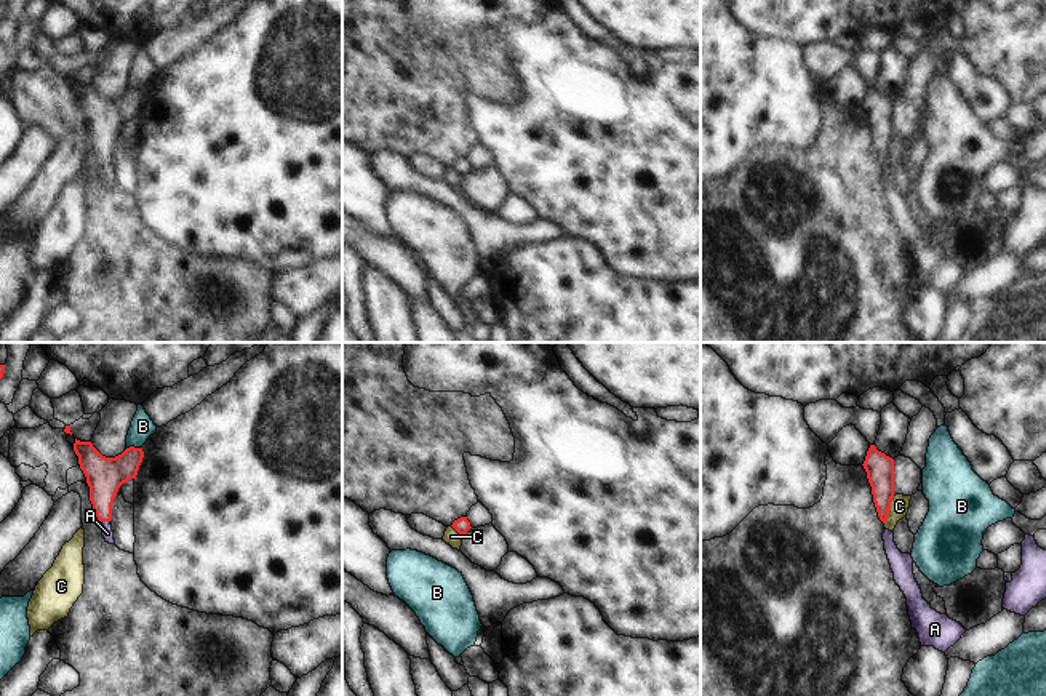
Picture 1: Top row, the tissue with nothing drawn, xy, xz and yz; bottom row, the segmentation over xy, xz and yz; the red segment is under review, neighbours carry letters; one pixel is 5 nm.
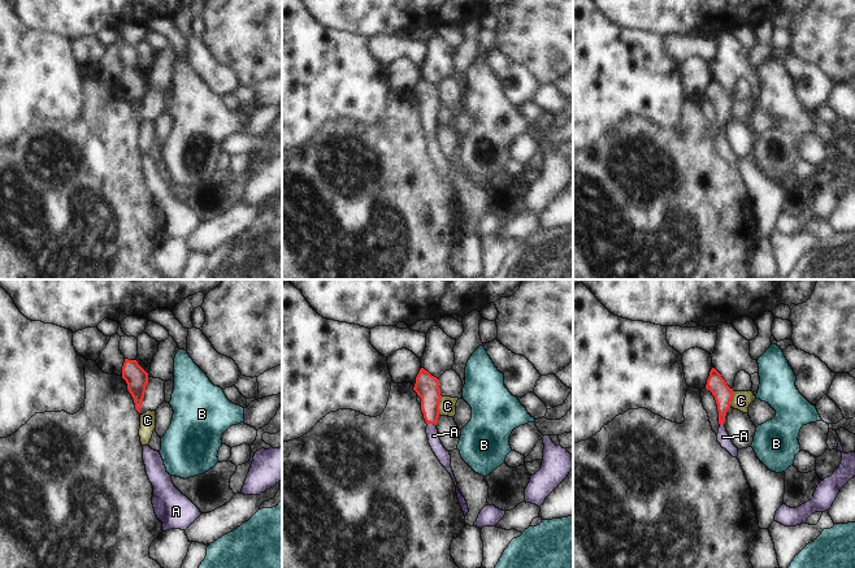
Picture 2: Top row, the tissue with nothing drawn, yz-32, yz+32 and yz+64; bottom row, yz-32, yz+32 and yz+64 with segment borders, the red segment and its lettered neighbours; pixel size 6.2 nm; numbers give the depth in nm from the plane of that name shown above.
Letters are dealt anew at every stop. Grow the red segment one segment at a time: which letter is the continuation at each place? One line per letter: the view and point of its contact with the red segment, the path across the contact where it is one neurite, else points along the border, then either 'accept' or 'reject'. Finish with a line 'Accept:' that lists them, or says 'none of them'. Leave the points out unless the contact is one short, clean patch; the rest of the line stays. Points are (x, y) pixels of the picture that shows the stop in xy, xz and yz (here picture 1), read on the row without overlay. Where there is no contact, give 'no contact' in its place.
A: xy (106, 162) | across xy (104, 117), (106, 162), (107, 175) | accept
B: xy (133, 88) | along xy (141, 88), (127, 90) | reject
C: yz (888, 152) | along yz (894, 138), (885, 165) | reject
Accept: A

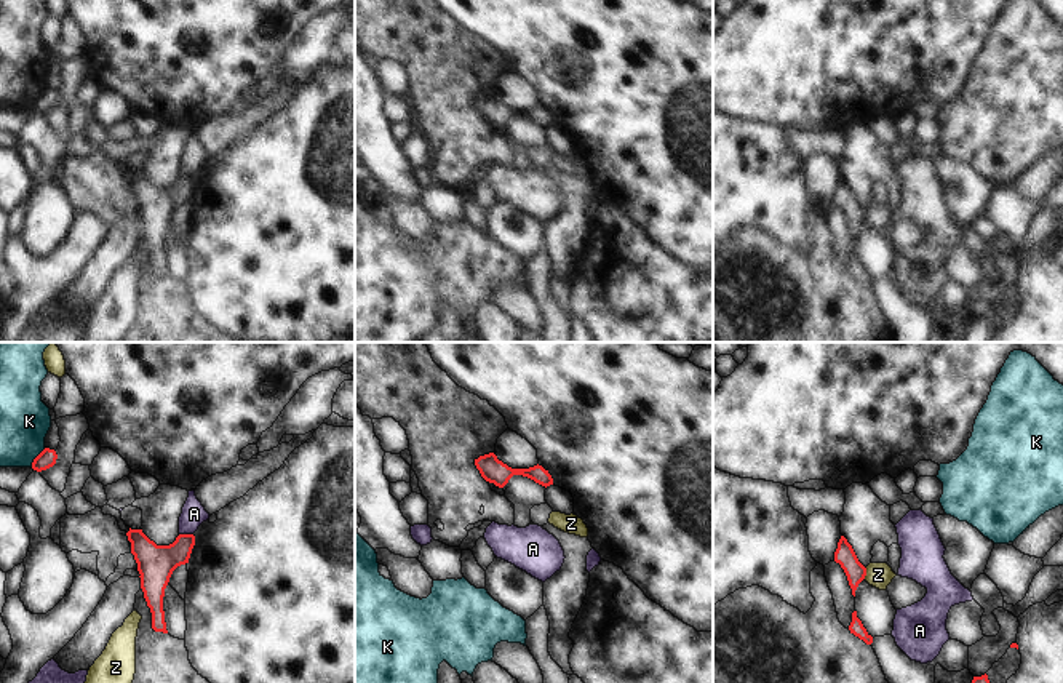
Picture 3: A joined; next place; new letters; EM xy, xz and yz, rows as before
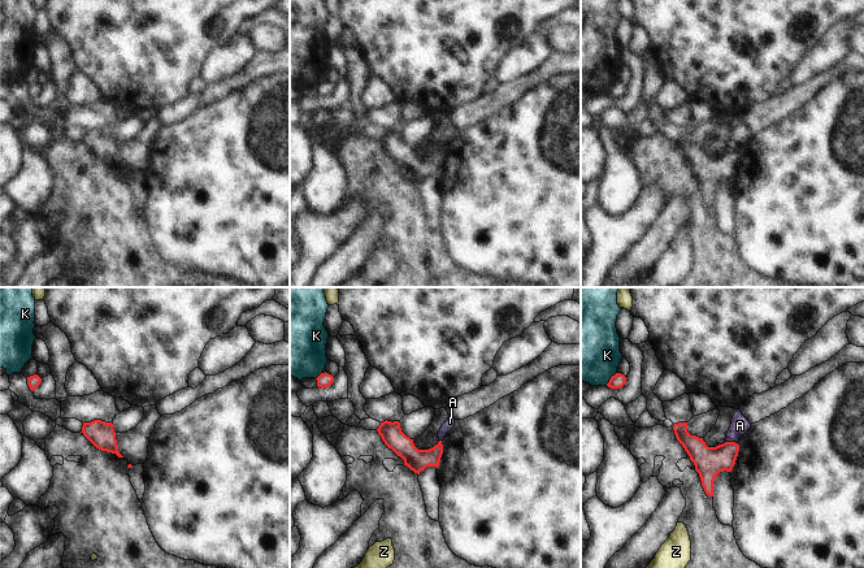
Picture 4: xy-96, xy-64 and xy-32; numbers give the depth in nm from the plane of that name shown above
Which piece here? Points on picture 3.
A: xy (186, 176) | reject
K: xy (35, 99) | reject
Z: yz (865, 215) | along yz (867, 210), (863, 219) | reject
Accept: none of them

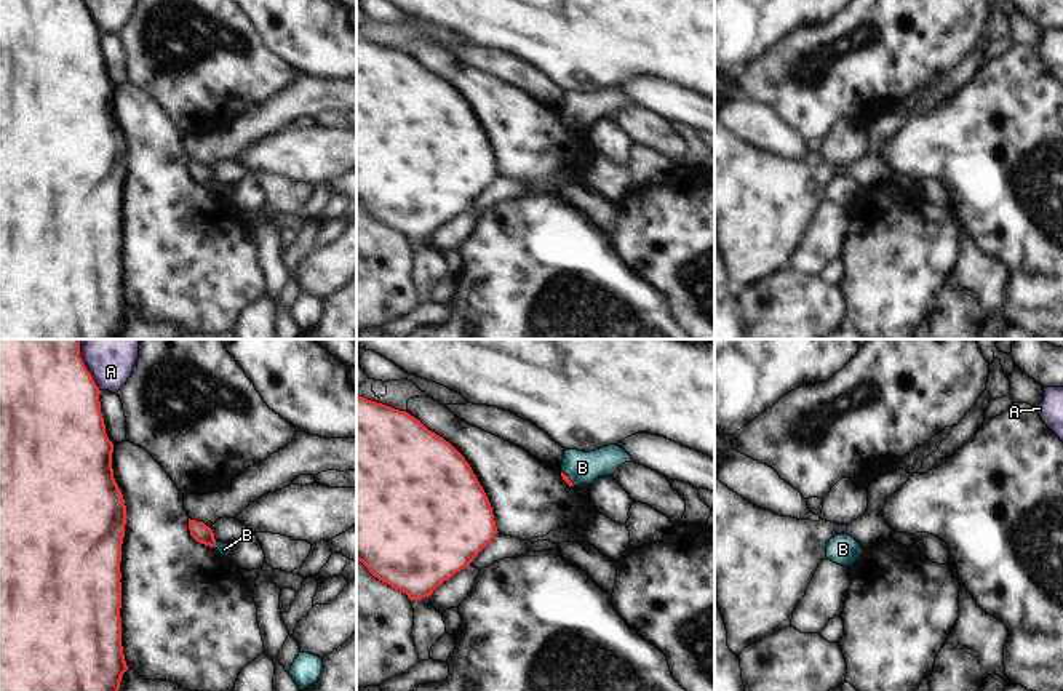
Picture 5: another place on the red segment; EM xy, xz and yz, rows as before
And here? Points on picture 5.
A: xy (90, 16) | reject
B: xy (214, 186) | across xy (202, 175), (214, 186), (224, 191) | accept
Accept: B

